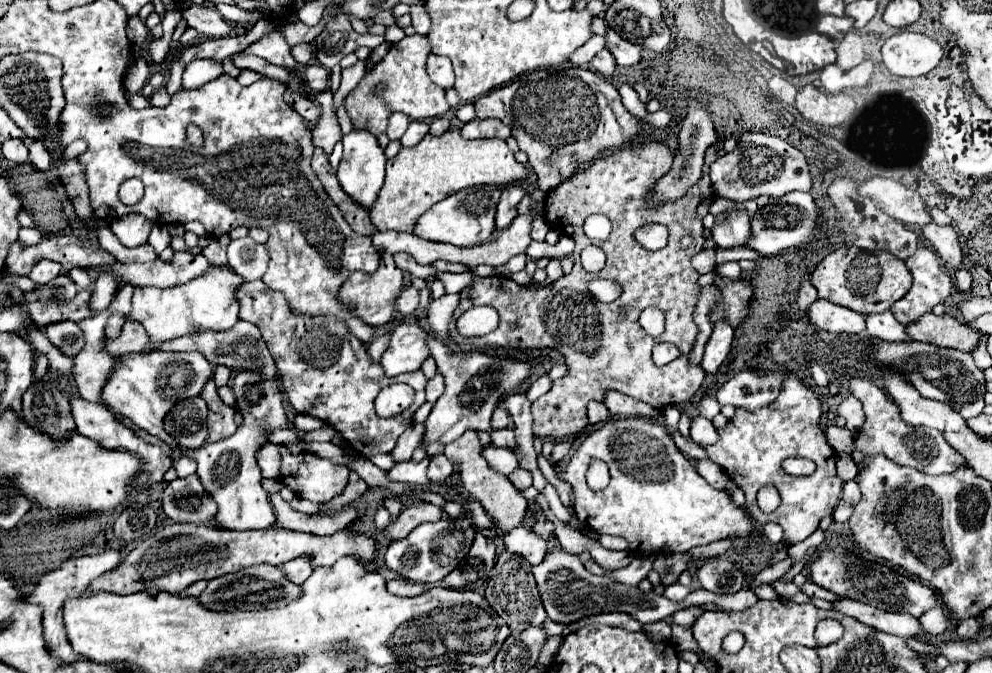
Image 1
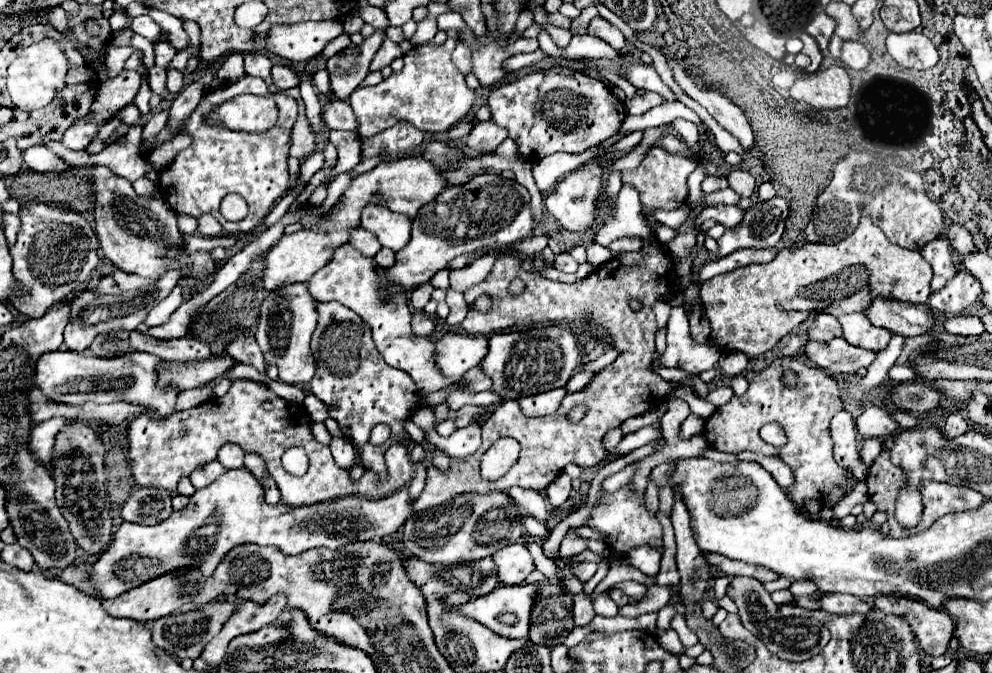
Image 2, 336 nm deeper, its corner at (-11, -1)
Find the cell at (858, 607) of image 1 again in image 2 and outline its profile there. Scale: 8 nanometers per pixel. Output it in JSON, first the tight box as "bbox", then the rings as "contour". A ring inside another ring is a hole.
{"bbox":[820,595,872,615],"contour":[[[820,595],[820,609],[836,615],[848,613],[868,613],[872,607],[862,599],[852,599],[852,595]]]}

